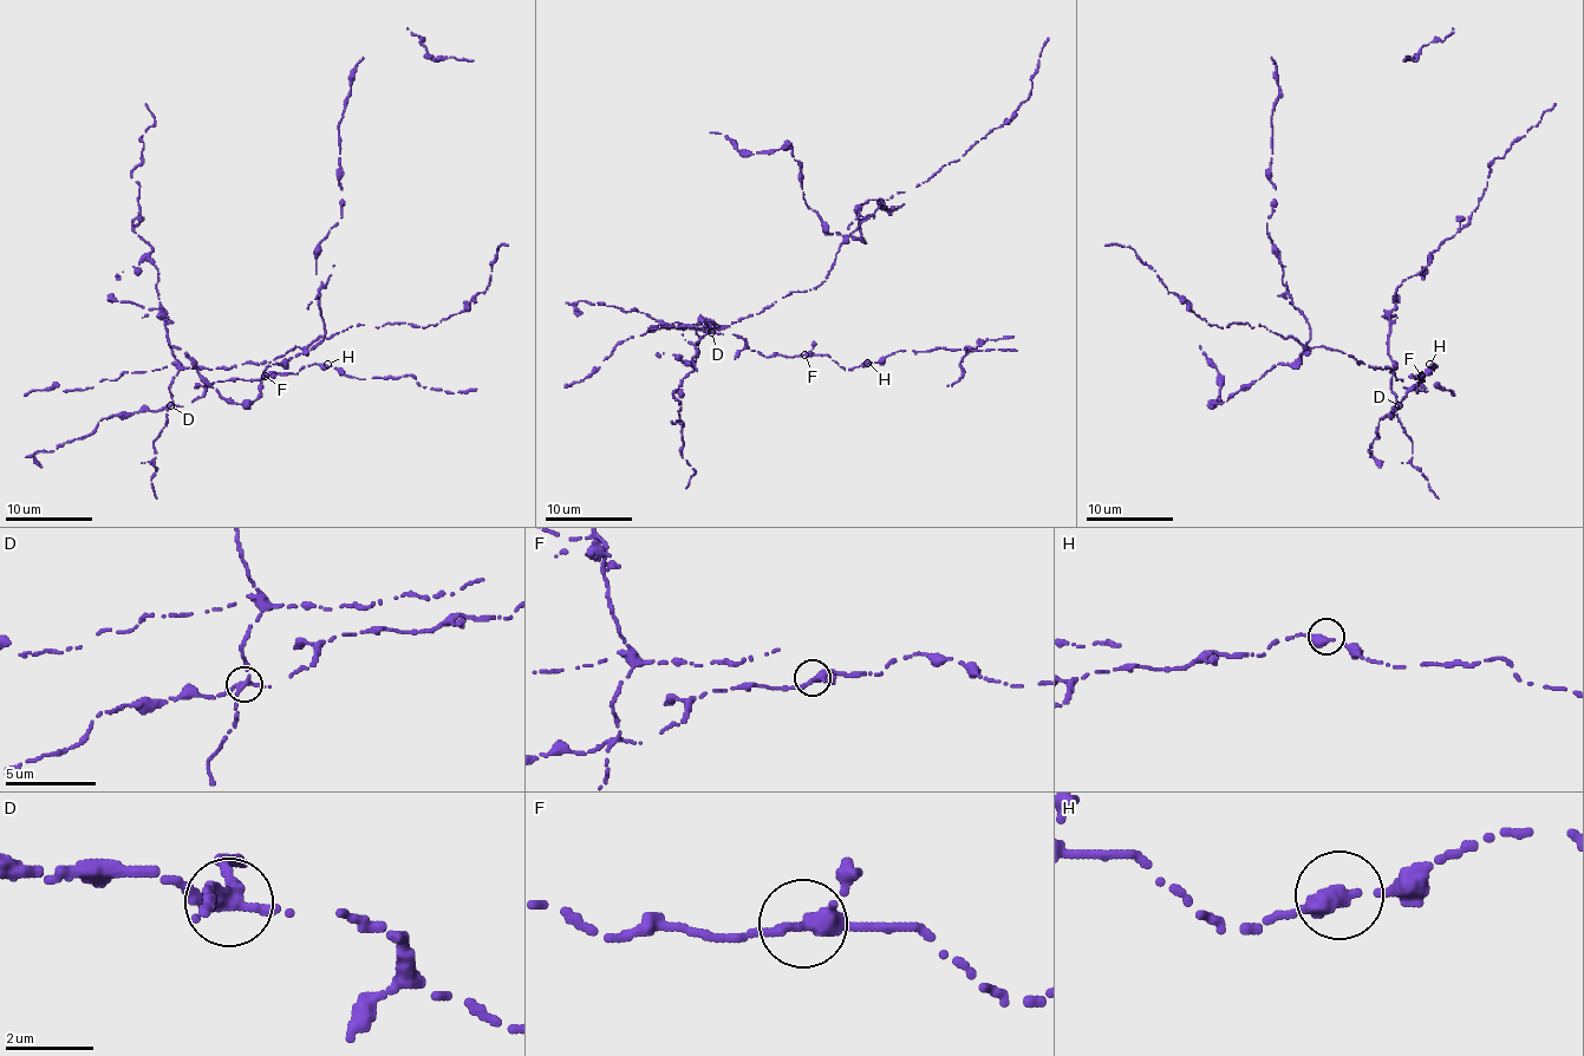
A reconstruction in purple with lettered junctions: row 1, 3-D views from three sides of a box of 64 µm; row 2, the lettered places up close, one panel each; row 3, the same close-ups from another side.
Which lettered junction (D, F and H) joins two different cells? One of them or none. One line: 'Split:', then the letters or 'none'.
Split: D

